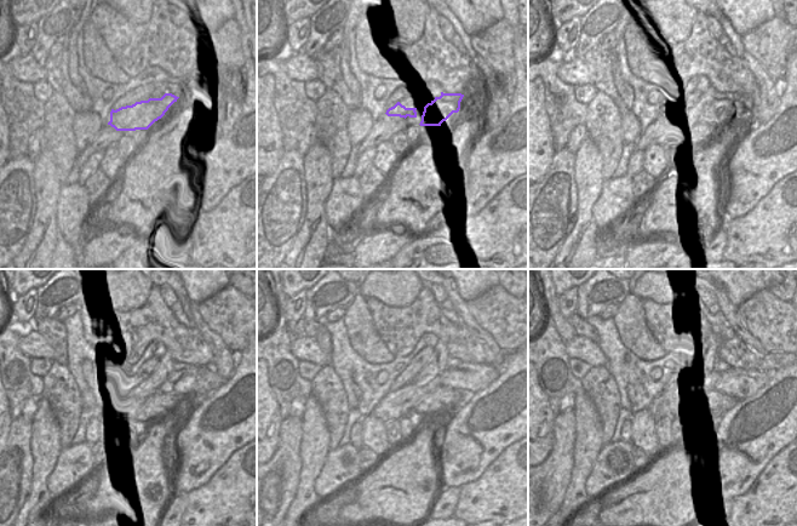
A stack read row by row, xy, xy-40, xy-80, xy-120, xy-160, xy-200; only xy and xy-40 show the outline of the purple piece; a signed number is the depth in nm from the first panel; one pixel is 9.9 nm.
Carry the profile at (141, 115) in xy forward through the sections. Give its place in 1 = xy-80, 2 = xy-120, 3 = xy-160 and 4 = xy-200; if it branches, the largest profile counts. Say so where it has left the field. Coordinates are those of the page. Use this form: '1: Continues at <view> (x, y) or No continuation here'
1: Continues at xy-80 (723, 107)
2: Continues at xy-120 (185, 379)
3: Continues at xy-160 (474, 378)
4: Continues at xy-200 (739, 383).

